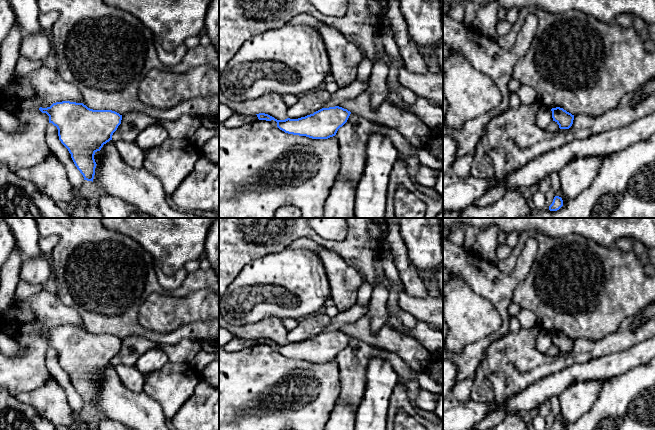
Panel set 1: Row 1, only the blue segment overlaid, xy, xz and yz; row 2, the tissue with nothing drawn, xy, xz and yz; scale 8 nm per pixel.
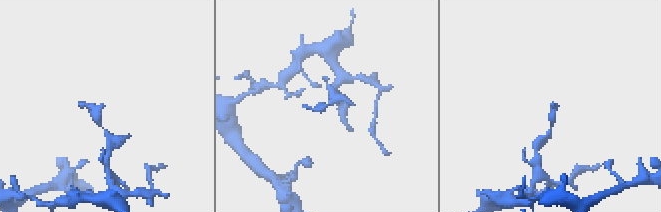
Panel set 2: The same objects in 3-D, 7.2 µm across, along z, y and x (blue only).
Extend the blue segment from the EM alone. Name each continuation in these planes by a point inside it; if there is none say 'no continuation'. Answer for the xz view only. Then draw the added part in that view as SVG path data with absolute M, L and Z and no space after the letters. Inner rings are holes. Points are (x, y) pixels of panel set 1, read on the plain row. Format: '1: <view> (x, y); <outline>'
no continuation

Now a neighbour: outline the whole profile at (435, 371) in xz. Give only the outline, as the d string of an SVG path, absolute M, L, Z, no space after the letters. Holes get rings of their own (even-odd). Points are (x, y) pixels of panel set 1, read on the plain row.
M443 356L432 362L426 373L443 389Z

